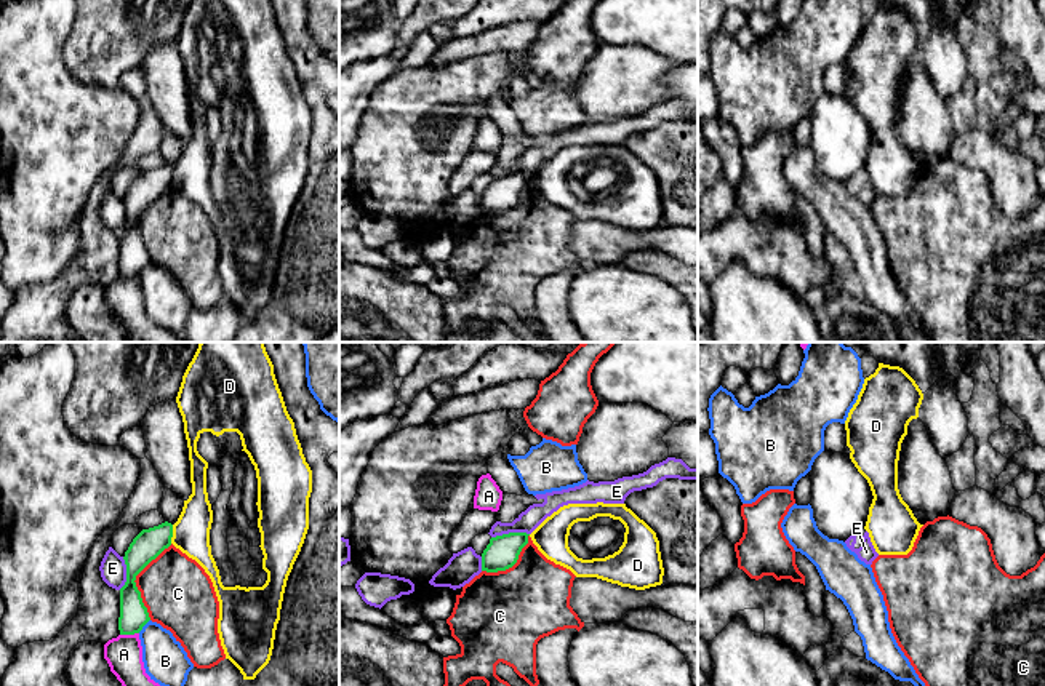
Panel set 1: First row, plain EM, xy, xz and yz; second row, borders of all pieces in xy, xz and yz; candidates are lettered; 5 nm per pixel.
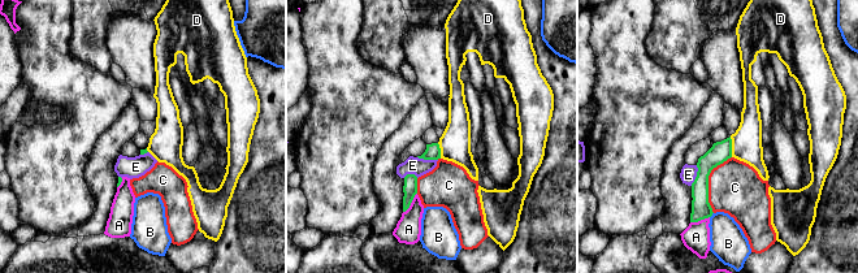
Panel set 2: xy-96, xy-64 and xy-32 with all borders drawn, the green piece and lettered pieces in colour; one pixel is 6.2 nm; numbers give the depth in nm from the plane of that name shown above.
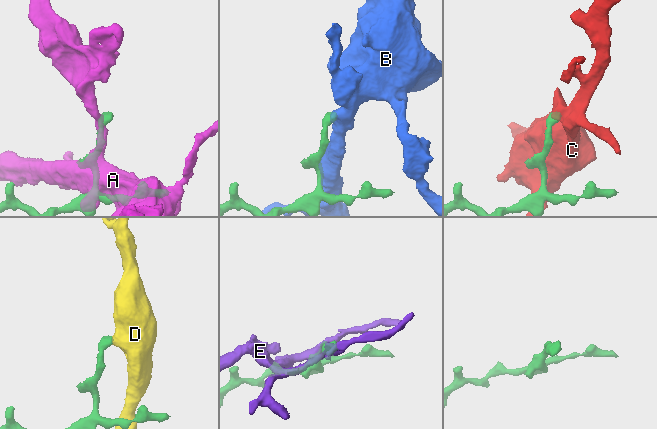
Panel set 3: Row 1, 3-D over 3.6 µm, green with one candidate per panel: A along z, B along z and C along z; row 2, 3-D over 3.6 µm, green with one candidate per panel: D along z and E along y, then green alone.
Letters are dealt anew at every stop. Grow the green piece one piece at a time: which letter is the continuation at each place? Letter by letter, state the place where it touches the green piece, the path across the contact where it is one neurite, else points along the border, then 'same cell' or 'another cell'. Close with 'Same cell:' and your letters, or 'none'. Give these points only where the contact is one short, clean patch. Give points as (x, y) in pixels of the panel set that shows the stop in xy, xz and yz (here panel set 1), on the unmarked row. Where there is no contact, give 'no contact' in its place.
A: contact xy (128, 275); another cell
B: contact xy (144, 266); another cell
C: contact xy (135, 221); another cell
D: contact xy (172, 176); border xy (173, 167), (170, 184); another cell
E: contact xz (509, 175); border xz (528, 175), (503, 175), (492, 179); another cell
Same cell: none

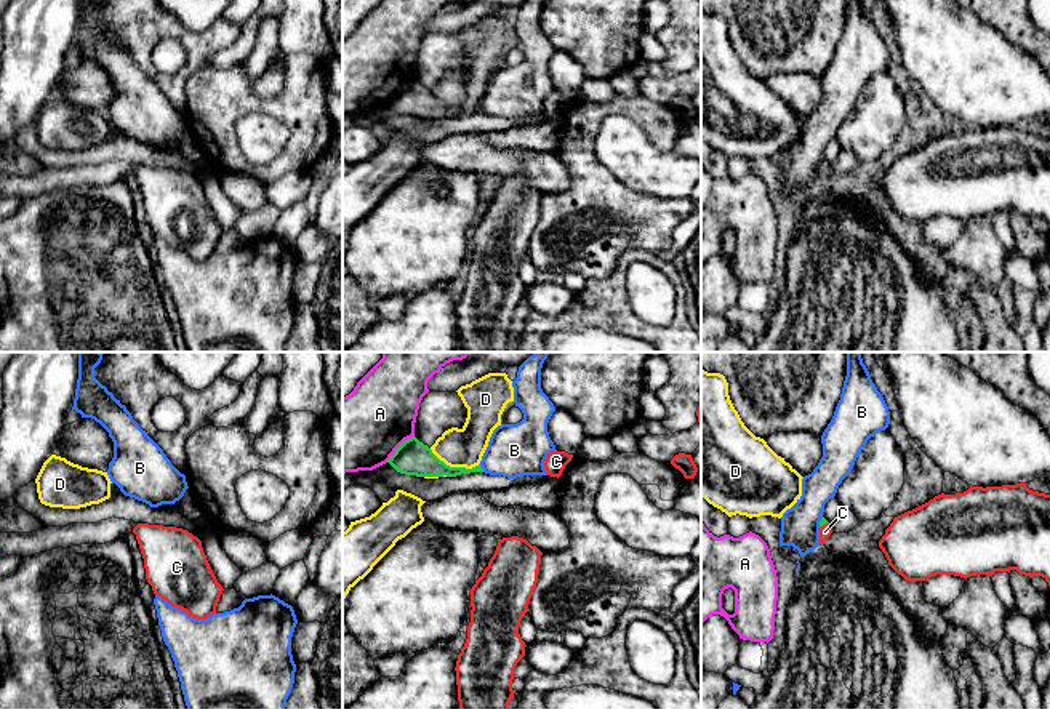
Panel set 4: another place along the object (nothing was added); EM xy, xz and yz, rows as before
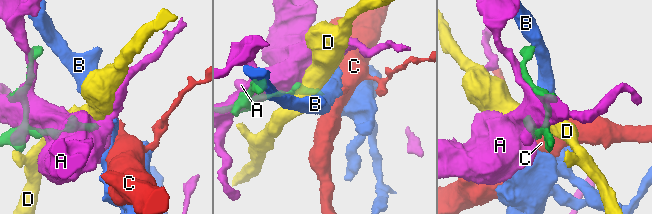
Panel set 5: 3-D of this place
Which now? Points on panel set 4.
A: contact xz (399, 88); another cell
B: contact xz (480, 109); border xz (479, 106), (484, 112); another cell
C: contact yz (823, 165); way yz (823, 162), (823, 165), (825, 173); same cell
D: contact xz (455, 109); border xz (429, 90), (450, 108), (474, 109), (479, 106); another cell
Same cell: C

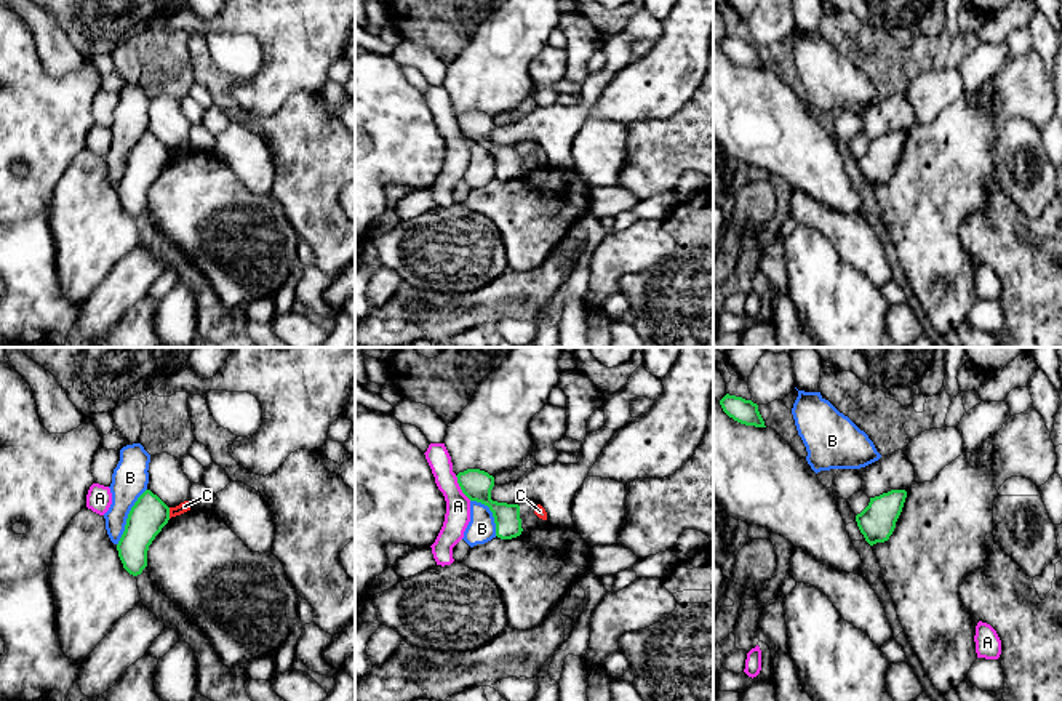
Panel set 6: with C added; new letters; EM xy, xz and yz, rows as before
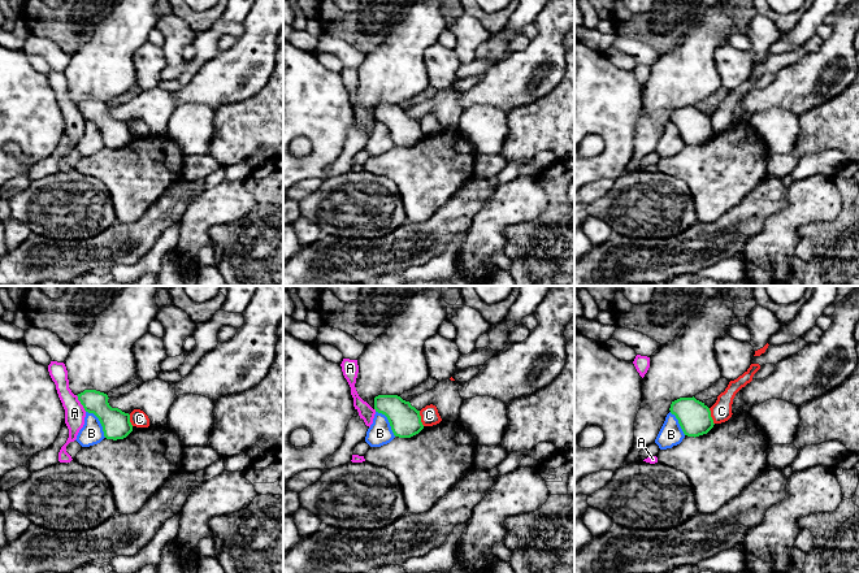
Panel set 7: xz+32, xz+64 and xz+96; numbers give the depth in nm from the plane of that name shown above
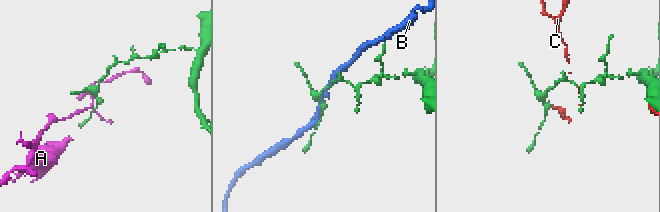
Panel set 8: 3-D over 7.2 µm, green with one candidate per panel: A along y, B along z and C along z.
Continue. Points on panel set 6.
A: contact xz (461, 130); border xz (455, 117), (459, 130), (471, 141); another cell
B: contact xy (128, 159); another cell
C: contact xy (168, 154); another cell
Same cell: none

